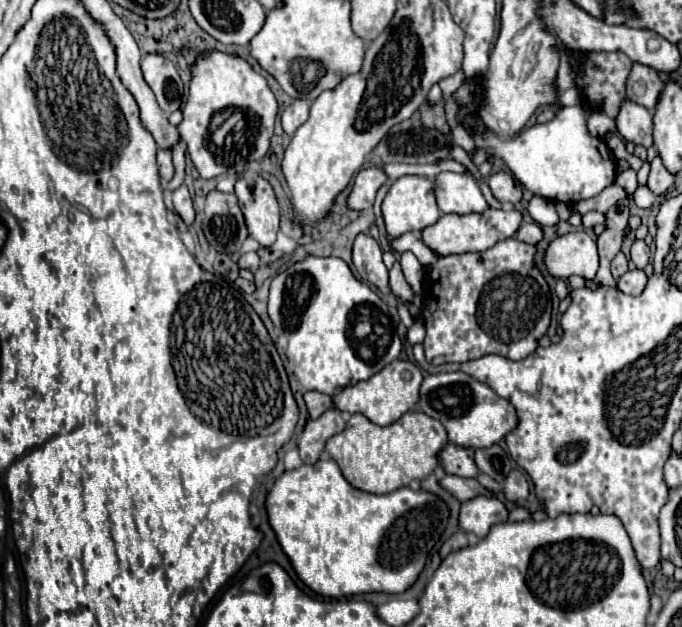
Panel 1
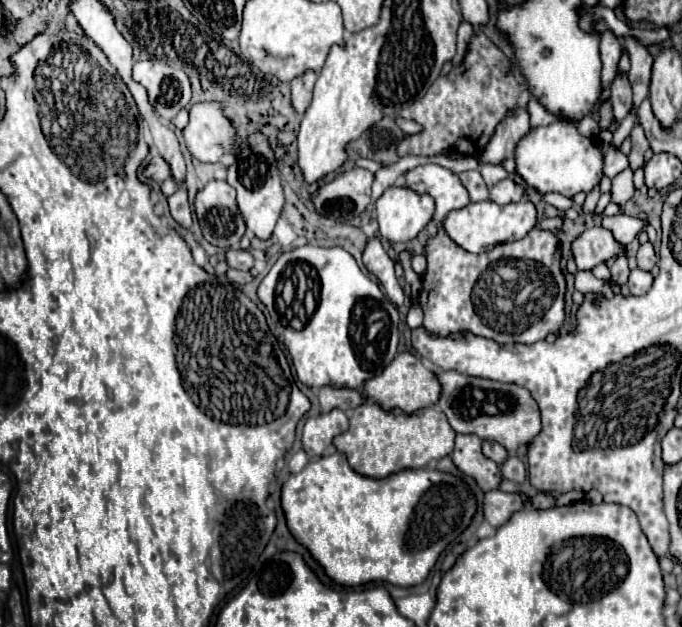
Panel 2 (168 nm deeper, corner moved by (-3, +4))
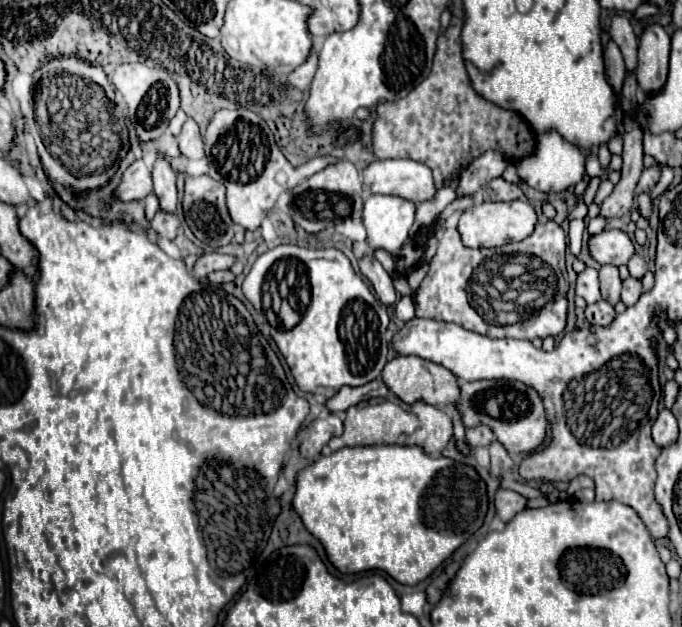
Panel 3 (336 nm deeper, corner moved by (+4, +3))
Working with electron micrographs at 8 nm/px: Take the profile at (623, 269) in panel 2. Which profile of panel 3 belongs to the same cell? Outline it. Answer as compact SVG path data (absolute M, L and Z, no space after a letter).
M602 266L600 268L600 294L602 300L610 302L612 306L620 300L620 278L616 266Z

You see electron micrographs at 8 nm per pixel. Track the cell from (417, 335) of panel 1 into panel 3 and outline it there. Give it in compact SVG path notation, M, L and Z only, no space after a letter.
M402 296L398 300L398 304L396 304L396 316L402 322L408 322L408 320L412 320L416 316L414 314L414 300L412 300L412 296Z

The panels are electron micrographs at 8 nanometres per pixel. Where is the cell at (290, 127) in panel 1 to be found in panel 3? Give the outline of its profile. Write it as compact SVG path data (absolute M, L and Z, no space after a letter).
M312 48L310 50L310 56L306 58L306 62L300 64L294 72L288 74L290 84L294 84L300 90L308 90L314 74L316 74L316 64L318 64L318 54L316 54L316 48Z

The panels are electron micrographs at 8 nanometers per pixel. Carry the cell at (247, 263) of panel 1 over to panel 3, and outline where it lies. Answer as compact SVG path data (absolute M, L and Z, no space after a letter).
M204 252L196 264L194 264L194 272L196 272L196 278L200 276L206 276L214 270L228 270L232 264L234 264L234 256L228 256L228 254L220 254L220 252Z

